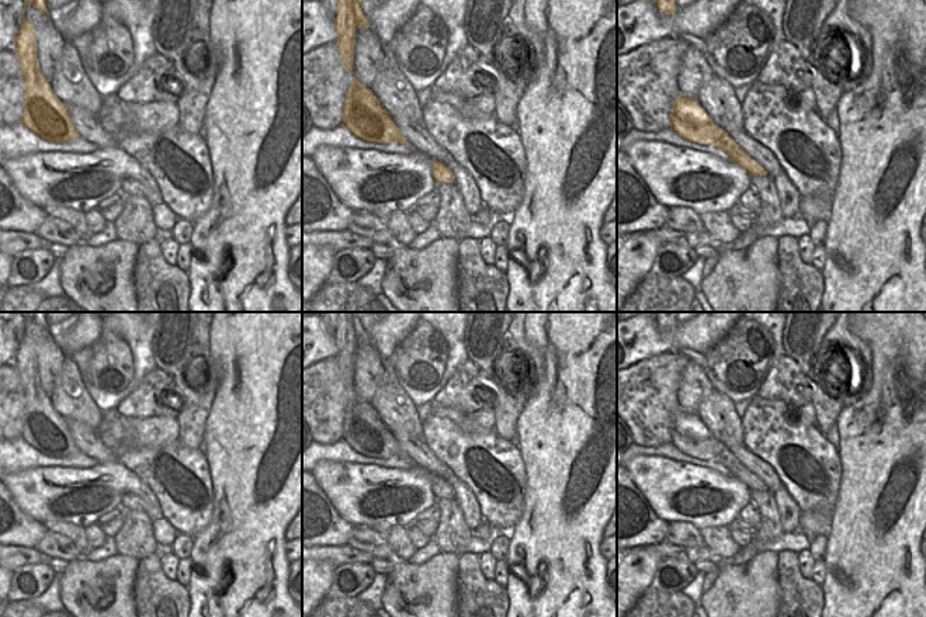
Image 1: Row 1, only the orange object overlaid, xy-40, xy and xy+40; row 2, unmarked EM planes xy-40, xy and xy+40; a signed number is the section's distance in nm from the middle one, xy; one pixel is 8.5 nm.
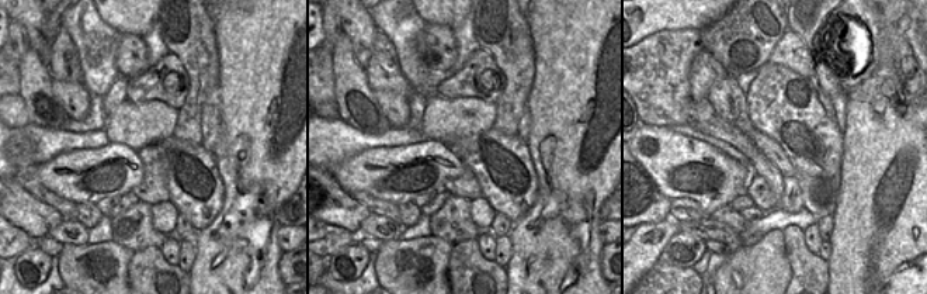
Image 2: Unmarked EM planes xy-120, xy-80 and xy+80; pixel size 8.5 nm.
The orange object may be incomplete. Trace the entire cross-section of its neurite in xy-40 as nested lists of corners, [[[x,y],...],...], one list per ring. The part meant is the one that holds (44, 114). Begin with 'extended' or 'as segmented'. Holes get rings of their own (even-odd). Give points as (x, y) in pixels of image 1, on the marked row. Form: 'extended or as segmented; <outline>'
as segmented; [[[24,0],[22,24],[14,39],[14,52],[24,76],[24,112],[21,124],[51,143],[65,143],[80,135],[74,129],[67,105],[53,93],[49,80],[37,63],[35,28],[25,20],[25,6],[32,4],[52,21],[46,0]]]

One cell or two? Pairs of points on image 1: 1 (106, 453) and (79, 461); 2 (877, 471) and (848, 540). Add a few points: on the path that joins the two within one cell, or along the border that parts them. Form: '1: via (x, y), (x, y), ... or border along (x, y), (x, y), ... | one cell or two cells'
1: border along (80, 450), (99, 463) | two cells
2: via (877, 488), (871, 516), (864, 523) | one cell

